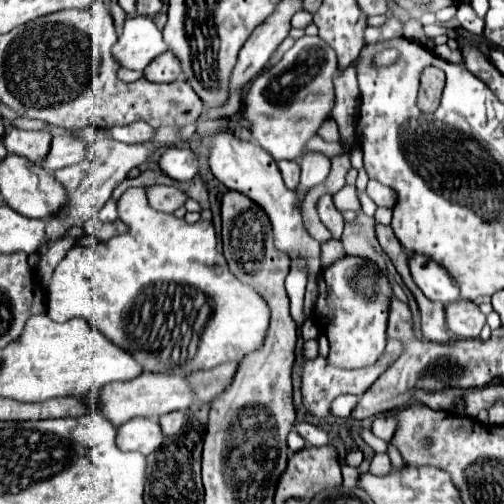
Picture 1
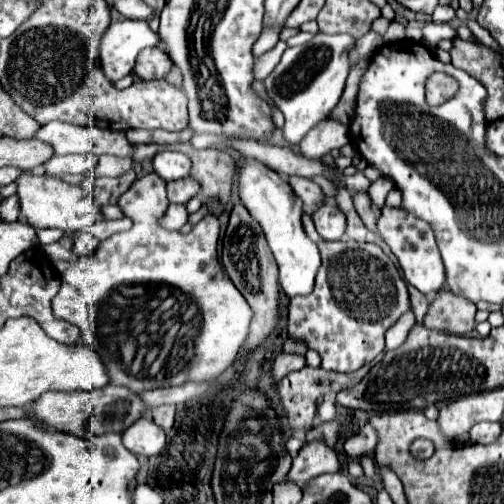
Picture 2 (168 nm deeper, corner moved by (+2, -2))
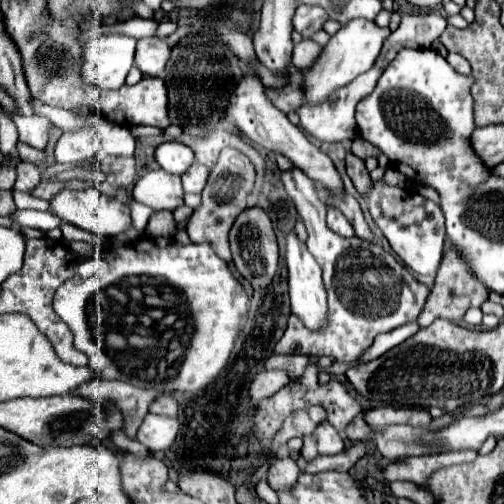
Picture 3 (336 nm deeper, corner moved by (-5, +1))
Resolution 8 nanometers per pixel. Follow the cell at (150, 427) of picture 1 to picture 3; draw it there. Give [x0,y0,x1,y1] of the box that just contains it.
[137,414,179,452]

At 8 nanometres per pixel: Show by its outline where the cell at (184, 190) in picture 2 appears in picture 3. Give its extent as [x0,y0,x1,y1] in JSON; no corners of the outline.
[181,162,209,194]

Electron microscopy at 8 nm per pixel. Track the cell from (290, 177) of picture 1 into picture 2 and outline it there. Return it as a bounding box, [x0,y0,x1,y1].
[288,177,326,215]

